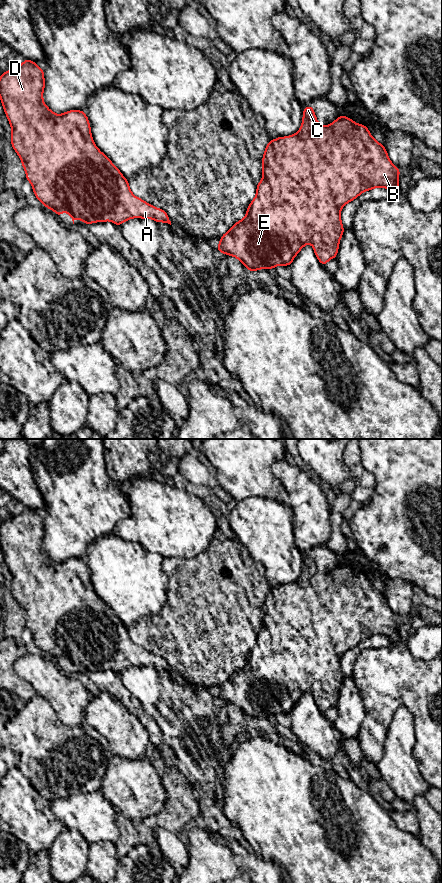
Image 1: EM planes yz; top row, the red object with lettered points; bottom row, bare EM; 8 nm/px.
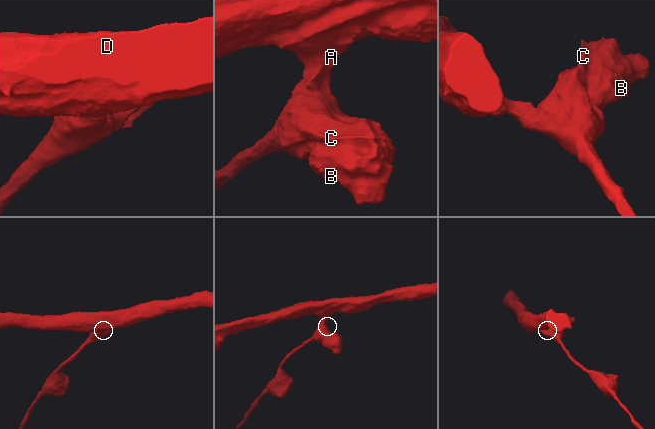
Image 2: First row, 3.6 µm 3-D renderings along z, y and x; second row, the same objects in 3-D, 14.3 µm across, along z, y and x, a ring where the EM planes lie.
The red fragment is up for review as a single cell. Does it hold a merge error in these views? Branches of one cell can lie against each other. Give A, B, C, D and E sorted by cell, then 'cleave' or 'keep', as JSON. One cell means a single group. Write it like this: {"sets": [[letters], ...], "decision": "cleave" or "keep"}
{"sets": [["A", "B", "C", "D", "E"]], "decision": "keep"}

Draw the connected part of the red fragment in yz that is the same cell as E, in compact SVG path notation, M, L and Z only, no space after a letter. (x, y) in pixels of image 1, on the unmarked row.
M312 554L304 555L302 573L296 582L287 585L278 585L277 587L269 589L263 603L262 614L263 626L257 633L256 645L248 654L245 666L236 670L228 680L223 682L219 687L220 692L217 694L219 700L236 705L251 720L258 717L269 718L270 716L275 716L278 713L290 714L294 705L299 701L302 695L308 691L313 694L315 704L324 714L330 707L336 706L337 704L339 690L344 680L340 659L345 652L356 647L361 641L376 635L387 636L393 640L400 639L398 633L400 618L390 609L384 593L378 591L372 585L368 575L362 572L356 572L352 567L346 564L339 564L333 571L327 574L321 574L317 569Z

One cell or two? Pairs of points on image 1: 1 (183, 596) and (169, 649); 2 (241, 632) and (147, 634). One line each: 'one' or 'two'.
1: one
2: one

